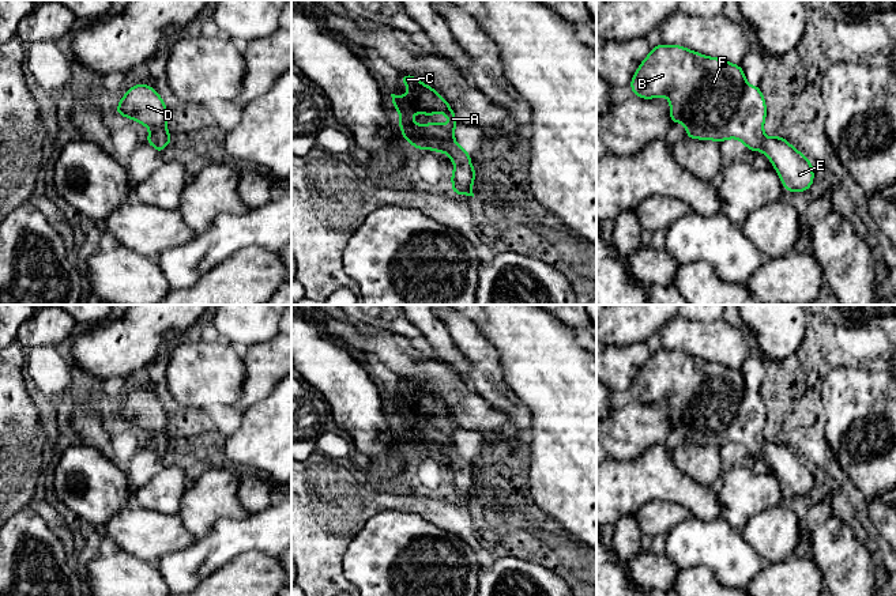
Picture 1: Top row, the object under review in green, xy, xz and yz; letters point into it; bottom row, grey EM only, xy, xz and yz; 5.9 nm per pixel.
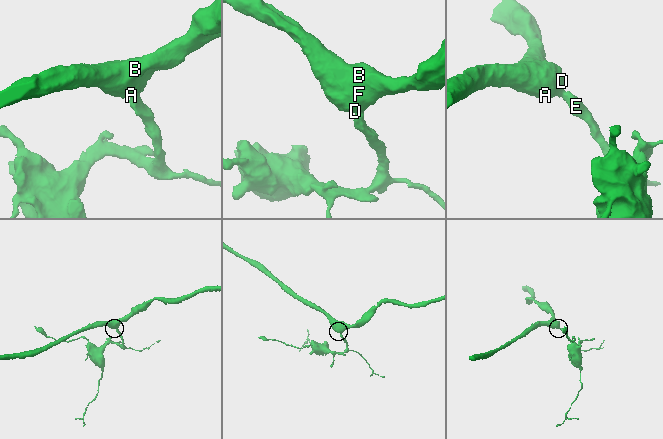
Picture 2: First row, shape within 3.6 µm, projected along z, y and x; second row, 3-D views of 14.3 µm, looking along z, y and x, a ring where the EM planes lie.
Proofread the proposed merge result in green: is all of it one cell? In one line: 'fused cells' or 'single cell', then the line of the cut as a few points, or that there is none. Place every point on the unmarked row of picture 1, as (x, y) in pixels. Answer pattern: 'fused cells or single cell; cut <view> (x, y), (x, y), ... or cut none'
single cell; cut none

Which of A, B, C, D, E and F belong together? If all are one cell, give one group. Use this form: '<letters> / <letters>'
A B C D E F

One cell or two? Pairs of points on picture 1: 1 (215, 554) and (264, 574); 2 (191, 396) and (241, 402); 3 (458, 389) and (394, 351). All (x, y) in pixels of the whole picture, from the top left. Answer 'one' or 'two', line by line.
1: two
2: two
3: one

